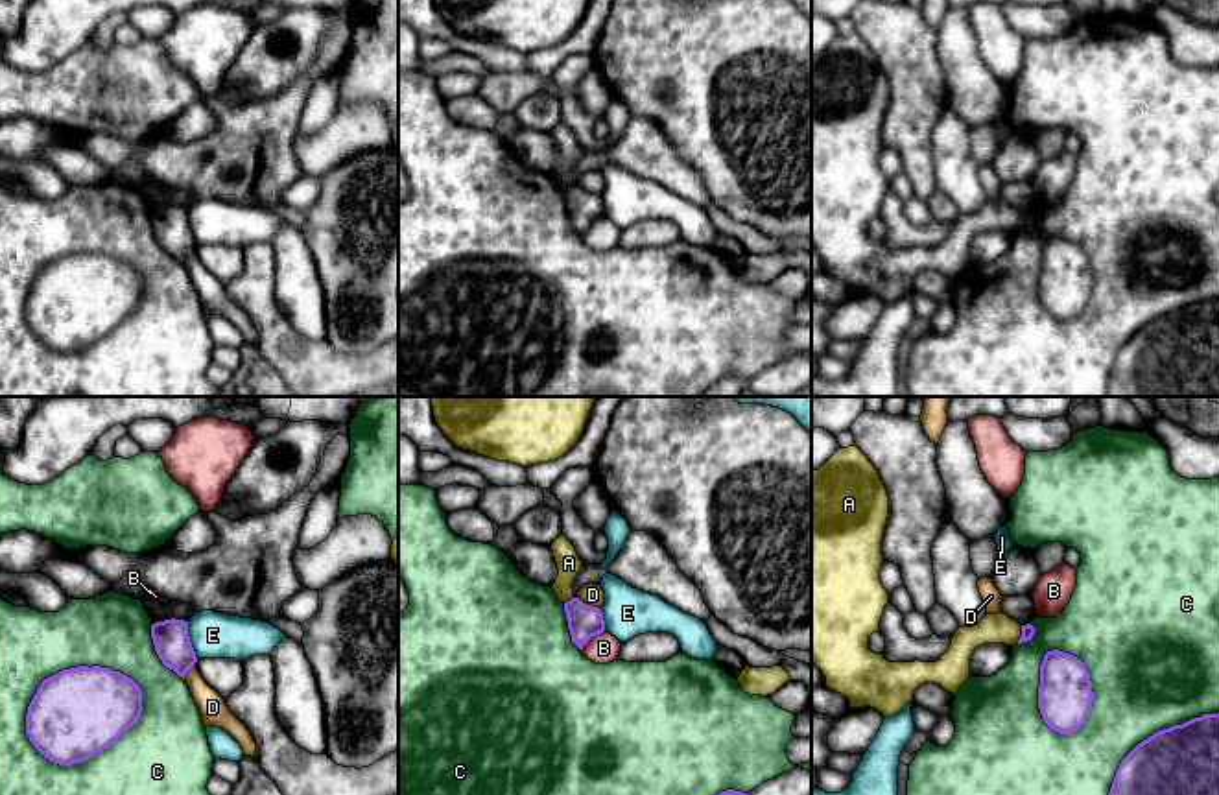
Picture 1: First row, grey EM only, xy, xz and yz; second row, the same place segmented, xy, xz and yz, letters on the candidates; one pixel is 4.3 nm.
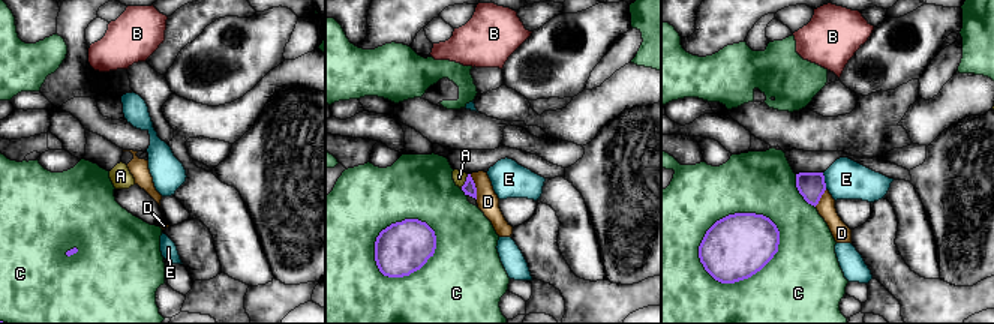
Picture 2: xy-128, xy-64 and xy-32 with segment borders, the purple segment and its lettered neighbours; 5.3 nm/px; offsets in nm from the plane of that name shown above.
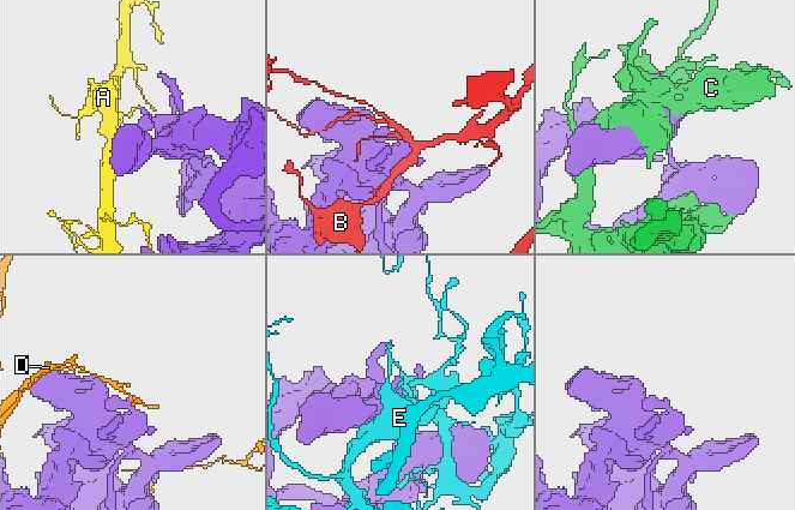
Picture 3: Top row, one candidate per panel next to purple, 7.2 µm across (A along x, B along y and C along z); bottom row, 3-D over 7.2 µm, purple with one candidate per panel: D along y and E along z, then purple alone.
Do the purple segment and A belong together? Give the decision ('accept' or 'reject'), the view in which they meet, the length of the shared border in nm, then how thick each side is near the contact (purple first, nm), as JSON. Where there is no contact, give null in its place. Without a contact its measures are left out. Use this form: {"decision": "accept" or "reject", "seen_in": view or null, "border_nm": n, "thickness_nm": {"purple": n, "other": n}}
{"decision": "reject", "seen_in": "yz", "border_nm": 80, "thickness_nm": {"purple": 60, "other": 130}}

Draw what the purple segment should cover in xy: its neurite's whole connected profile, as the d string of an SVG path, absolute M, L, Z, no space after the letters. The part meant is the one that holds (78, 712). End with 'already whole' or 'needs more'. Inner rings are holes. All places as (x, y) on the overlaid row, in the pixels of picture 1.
M101 666L63 670L41 682L26 714L26 734L50 762L85 762L136 725L142 690Z | already whole

